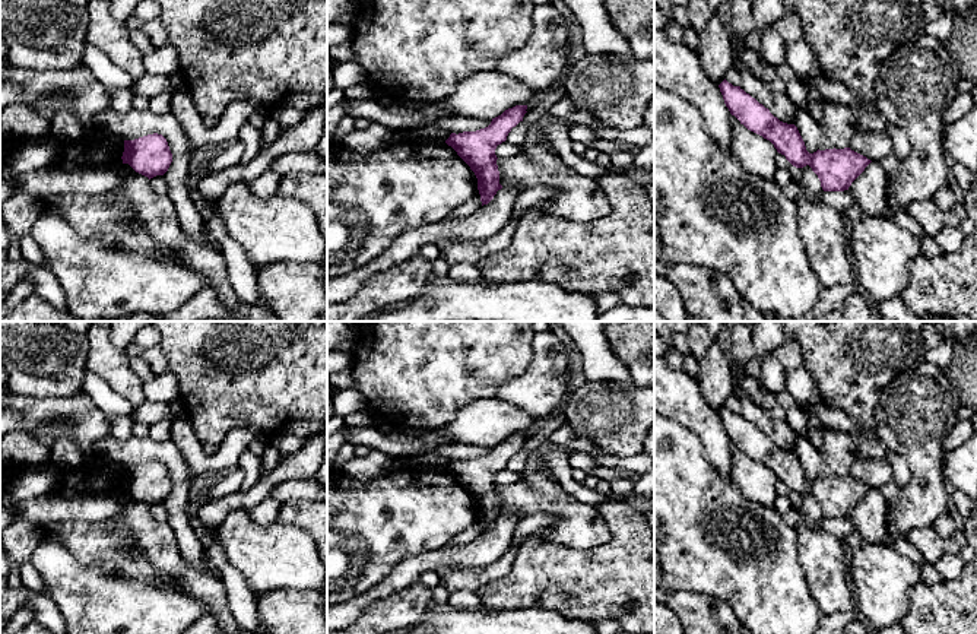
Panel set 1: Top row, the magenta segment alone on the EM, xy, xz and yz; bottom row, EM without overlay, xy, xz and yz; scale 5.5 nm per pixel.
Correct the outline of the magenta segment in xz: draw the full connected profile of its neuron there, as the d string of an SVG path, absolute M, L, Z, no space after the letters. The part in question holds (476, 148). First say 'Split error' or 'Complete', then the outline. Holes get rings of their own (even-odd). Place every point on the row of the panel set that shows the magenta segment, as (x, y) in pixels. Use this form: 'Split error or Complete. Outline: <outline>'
Complete. Outline: M516 105L492 118L488 127L459 134L451 133L445 140L475 172L482 206L488 205L497 191L502 188L495 149L507 140L511 129L523 121L526 110L527 105Z

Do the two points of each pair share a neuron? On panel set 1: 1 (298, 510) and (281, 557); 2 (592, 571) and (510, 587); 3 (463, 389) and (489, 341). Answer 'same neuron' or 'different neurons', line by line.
1: different neurons
2: same neuron
3: same neuron

